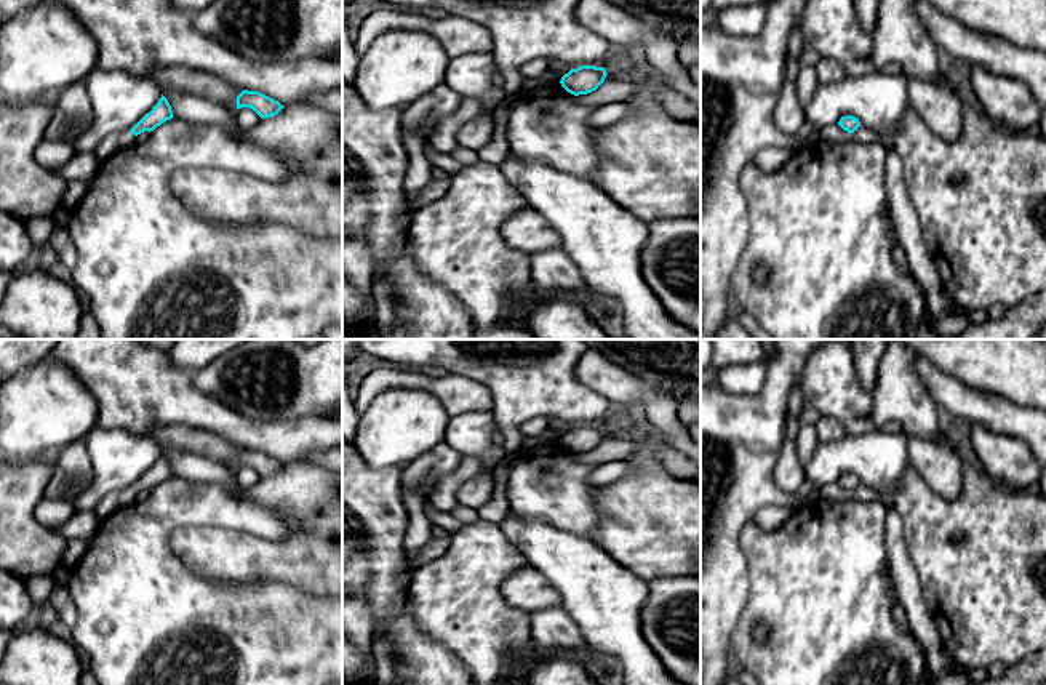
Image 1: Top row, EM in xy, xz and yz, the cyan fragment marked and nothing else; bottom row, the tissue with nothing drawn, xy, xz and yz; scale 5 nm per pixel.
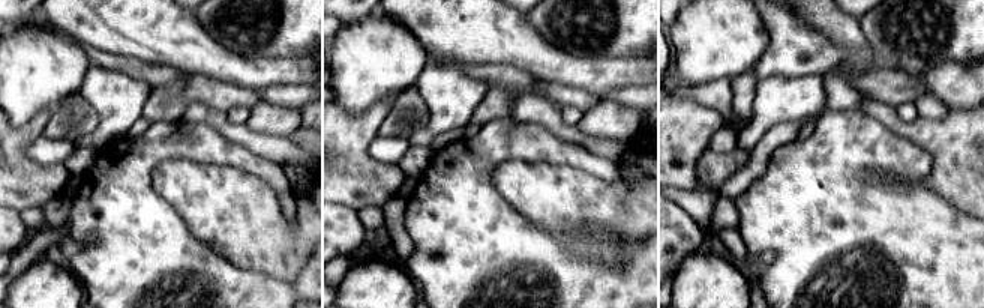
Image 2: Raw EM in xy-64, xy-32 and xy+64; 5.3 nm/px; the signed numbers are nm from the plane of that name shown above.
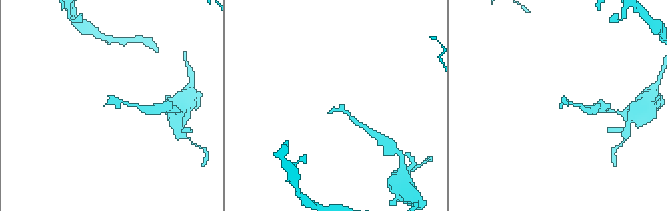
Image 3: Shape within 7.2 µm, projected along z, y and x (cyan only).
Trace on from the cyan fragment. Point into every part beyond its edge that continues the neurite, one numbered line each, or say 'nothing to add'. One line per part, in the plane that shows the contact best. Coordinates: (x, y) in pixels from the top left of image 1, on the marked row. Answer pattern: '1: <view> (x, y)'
1: xy (120, 140)

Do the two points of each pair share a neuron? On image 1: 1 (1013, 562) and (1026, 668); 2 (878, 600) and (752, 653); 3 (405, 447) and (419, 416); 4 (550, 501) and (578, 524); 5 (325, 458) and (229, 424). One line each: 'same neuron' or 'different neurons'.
1: different neurons
2: same neuron
3: same neuron
4: same neuron
5: different neurons

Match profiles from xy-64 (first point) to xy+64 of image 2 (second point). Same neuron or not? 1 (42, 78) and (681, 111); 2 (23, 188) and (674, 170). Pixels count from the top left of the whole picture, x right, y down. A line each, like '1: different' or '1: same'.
1: different
2: same

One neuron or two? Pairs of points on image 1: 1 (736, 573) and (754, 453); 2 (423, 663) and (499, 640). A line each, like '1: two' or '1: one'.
1: one
2: two

